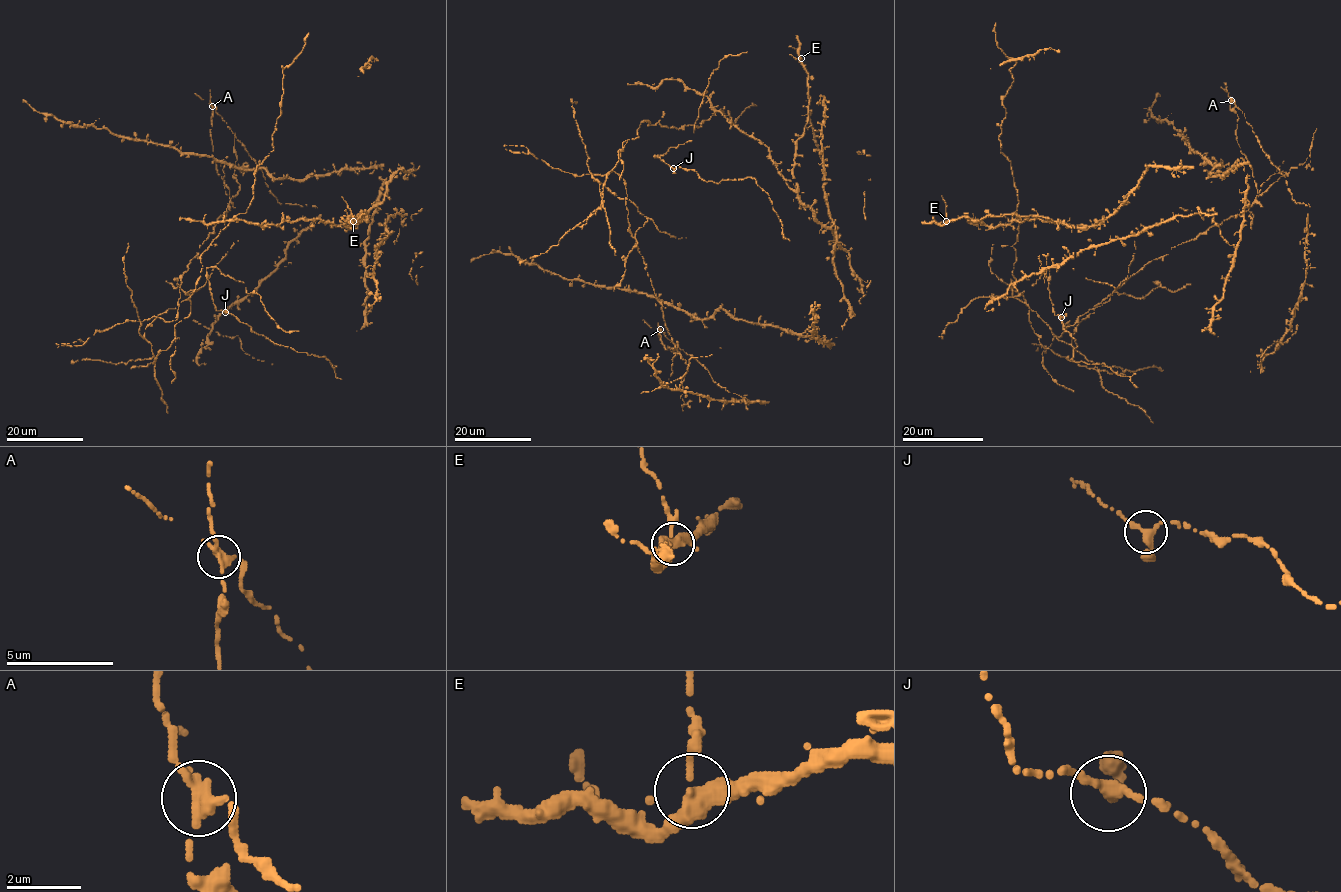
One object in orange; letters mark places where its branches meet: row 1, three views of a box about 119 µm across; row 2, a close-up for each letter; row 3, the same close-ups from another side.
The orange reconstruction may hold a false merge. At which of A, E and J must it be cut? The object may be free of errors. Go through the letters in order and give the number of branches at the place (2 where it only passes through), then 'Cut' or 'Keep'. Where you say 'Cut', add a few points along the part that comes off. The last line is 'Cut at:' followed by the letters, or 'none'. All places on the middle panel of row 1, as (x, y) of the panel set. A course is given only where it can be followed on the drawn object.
A: Branches: 3. Cut. Course of the part to remove: (660, 329), (677, 354), (626, 199), (592, 178), (603, 202), (642, 122), (756, 105)
E: Branches: 3. Keep
J: Branches: 3. Keep
Cut at: A

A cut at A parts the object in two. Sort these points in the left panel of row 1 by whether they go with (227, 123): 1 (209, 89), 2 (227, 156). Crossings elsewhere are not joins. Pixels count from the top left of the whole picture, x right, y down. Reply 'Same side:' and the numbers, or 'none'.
Same side: 2

